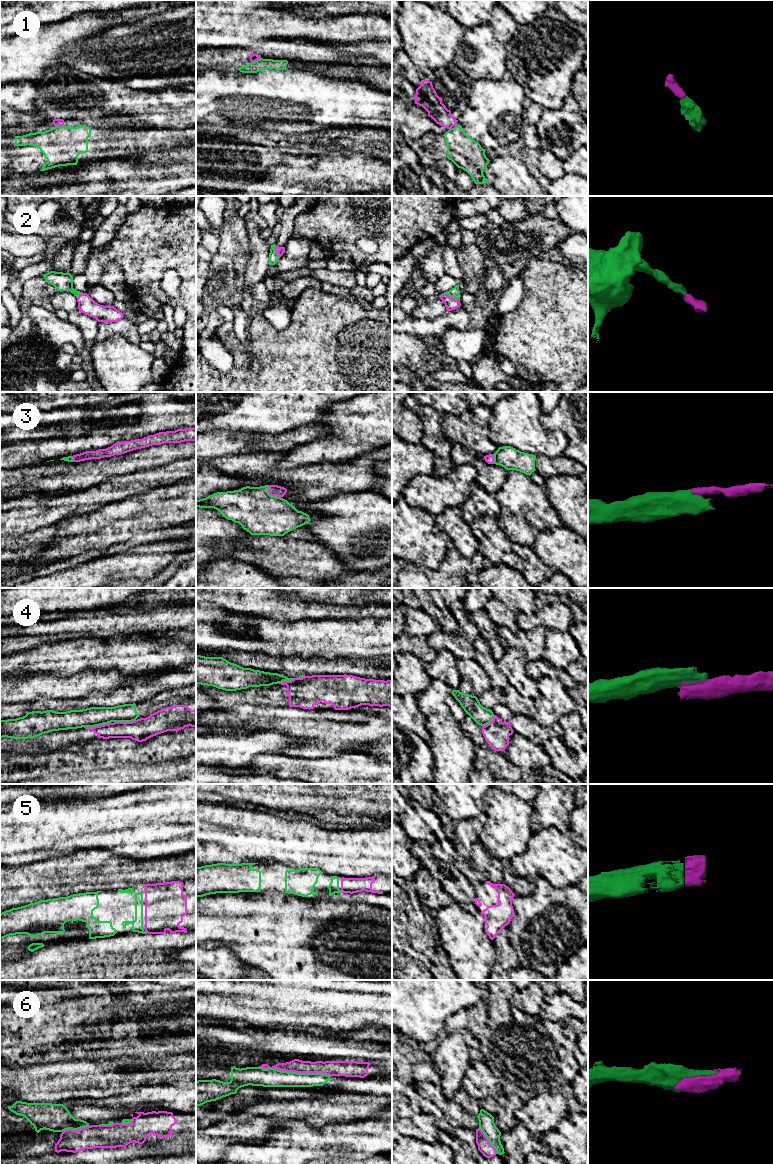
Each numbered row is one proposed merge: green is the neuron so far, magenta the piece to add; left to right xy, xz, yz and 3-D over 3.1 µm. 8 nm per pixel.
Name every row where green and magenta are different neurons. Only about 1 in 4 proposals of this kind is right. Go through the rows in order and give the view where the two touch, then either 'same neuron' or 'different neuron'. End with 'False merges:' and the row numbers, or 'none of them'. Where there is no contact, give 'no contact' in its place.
1: contact in xz; different neuron
2: contact in yz; same neuron
3: contact in xz; same neuron
4: contact in xy; different neuron
5: contact in xz; same neuron
6: contact in xz; same neuron
False merges: 1, 4

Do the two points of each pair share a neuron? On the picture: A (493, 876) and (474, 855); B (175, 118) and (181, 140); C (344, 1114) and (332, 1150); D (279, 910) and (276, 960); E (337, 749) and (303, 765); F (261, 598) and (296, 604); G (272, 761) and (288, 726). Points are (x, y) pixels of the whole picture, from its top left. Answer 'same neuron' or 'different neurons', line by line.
A: same neuron
B: different neurons
C: different neurons
D: same neuron
E: different neurons
F: same neuron
G: different neurons

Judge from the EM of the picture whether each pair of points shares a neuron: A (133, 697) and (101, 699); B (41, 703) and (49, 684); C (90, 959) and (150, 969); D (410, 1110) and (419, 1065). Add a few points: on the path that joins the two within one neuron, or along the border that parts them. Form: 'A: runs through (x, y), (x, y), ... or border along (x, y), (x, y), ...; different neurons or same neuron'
A: runs through (125, 697), (109, 699); same neuron
B: border along (67, 698), (39, 697), (30, 702), (21, 702); different neurons
C: runs through (105, 959), (135, 959); same neuron
D: border along (408, 1060), (411, 1065), (411, 1076), (415, 1083); different neurons

